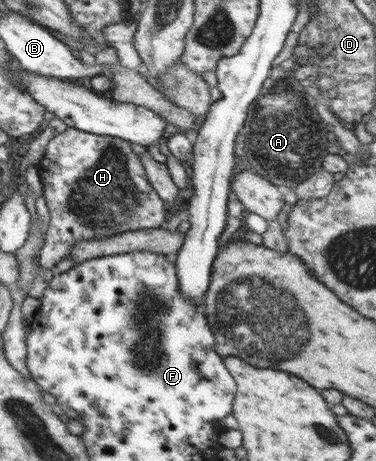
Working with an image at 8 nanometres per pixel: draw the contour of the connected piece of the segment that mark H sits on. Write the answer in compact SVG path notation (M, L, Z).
M68 127L48 142L44 156L36 168L50 213L45 241L39 251L39 262L45 270L53 269L81 241L97 241L127 231L160 228L169 218L169 206L159 198L147 179L141 159L133 153L129 142L121 138L95 135Z

